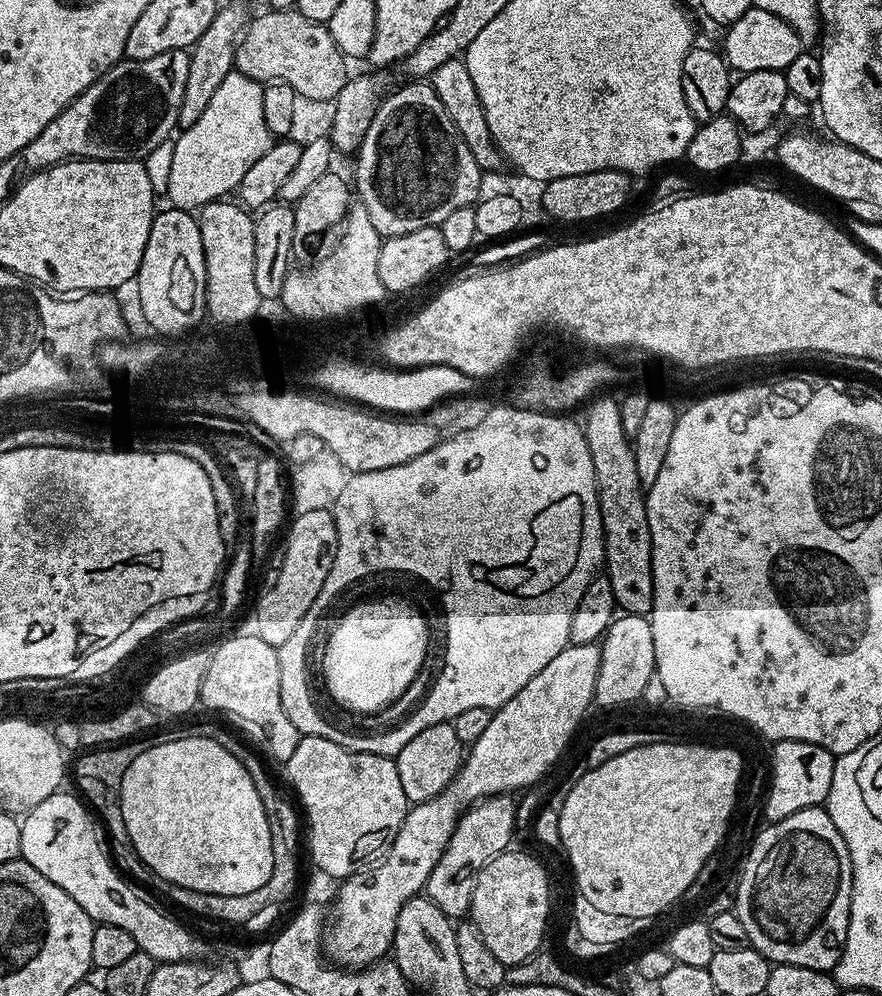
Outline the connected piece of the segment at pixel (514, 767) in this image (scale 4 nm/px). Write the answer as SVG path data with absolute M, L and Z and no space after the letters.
M569 643L510 702L493 711L486 730L467 749L455 778L434 798L409 807L398 834L375 867L355 872L341 883L344 885L332 904L332 912L330 908L322 935L324 955L331 963L355 970L389 955L402 906L423 893L462 813L487 796L516 794L519 788L538 783L555 766L580 719L588 707L593 707L599 665L599 643Z

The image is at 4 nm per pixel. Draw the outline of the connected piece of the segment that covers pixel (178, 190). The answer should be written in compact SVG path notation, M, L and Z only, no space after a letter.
M234 70L226 74L222 86L218 86L202 118L198 118L194 126L183 129L180 137L175 137L172 161L168 164L167 203L171 207L195 213L239 189L246 170L250 170L250 166L254 166L254 162L258 162L274 143L266 118L262 118L263 93L261 81Z

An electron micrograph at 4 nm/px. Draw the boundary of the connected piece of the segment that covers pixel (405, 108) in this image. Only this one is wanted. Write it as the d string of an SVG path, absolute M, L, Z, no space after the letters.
M408 83L412 84L398 89L397 92L389 91L381 99L380 109L374 114L370 130L366 130L354 156L356 159L354 192L366 214L370 214L370 222L374 230L378 230L381 238L410 234L410 230L437 227L442 218L448 217L453 210L462 210L462 206L467 204L475 205L482 196L480 193L482 169L478 166L478 162L474 162L470 146L462 142L458 126L454 126L450 114L446 114L431 83Z

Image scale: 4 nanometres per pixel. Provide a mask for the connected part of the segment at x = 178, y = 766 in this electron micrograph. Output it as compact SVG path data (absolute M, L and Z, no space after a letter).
M185 734L177 740L164 740L161 744L146 749L145 752L144 749L137 751L136 757L130 762L124 775L120 777L120 809L122 818L126 822L128 837L131 838L136 852L161 881L186 886L190 890L198 890L215 896L237 896L250 894L250 890L258 890L266 886L270 878L270 870L274 870L274 846L270 846L270 822L262 806L262 798L254 786L254 778L250 778L246 766L242 766L242 762L238 762L238 758L230 754L230 750L218 746L218 742L205 736Z

